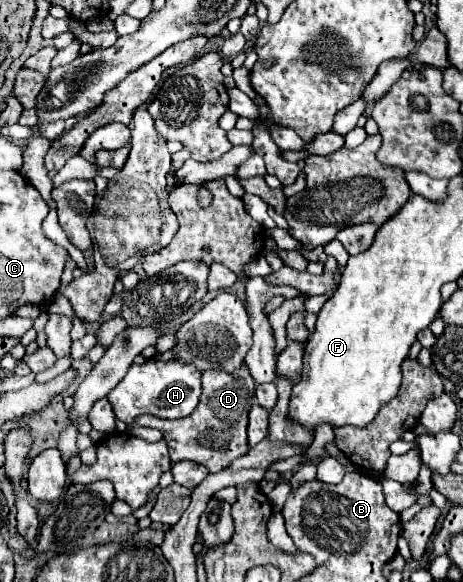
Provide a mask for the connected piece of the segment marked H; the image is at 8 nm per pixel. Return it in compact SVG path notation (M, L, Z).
M147 360L145 364L131 364L125 378L109 392L109 402L117 420L125 424L135 424L135 418L141 414L151 414L157 418L177 420L189 416L201 396L201 370L193 368L193 364L181 364L179 360Z

